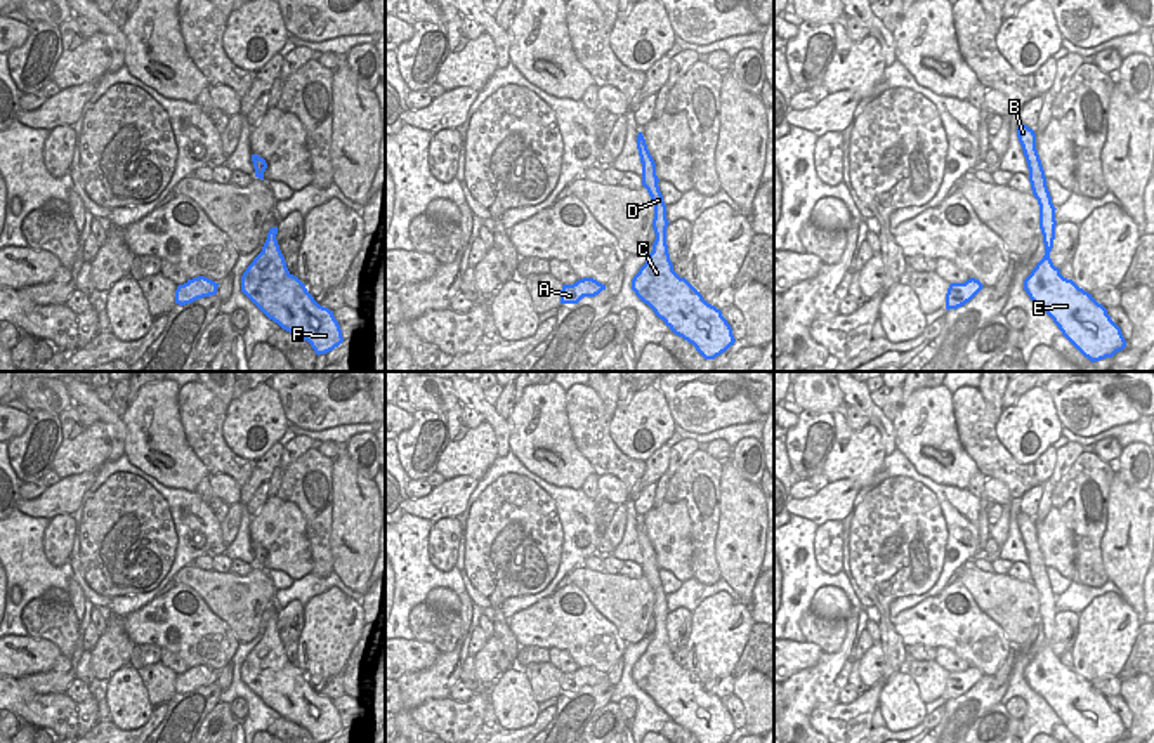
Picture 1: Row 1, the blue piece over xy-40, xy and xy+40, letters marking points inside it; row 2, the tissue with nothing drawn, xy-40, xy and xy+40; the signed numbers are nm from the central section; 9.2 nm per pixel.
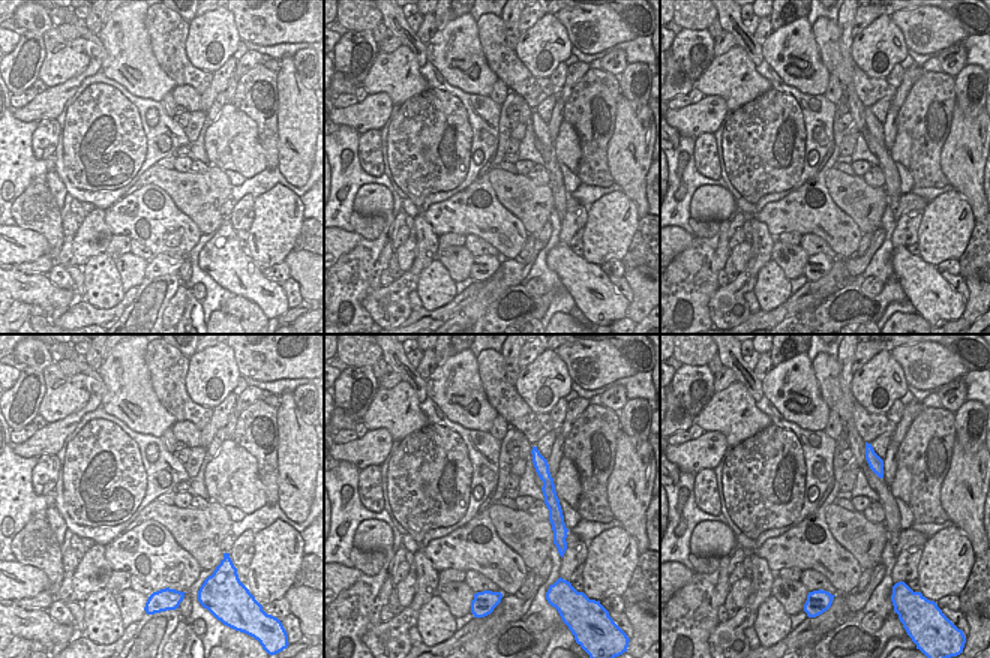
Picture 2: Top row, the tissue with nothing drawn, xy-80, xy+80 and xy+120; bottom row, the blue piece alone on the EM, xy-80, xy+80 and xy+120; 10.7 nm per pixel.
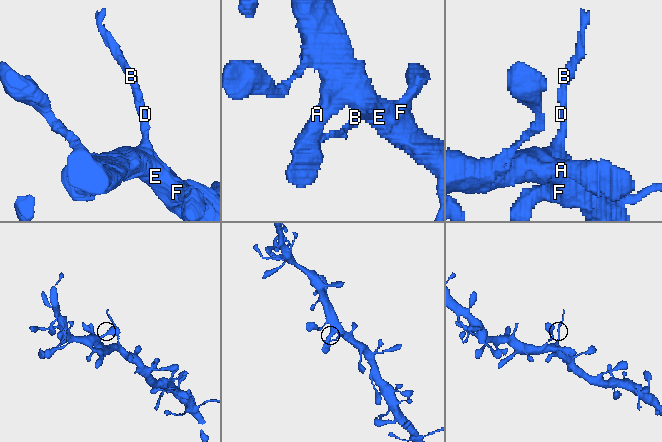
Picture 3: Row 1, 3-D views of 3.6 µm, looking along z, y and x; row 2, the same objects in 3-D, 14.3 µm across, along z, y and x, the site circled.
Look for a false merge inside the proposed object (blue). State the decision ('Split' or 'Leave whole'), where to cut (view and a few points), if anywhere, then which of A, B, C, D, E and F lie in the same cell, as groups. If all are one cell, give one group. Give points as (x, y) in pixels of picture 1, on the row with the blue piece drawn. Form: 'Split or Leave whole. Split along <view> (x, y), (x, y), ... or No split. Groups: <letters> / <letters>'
Split. Split along xy+40 (1040, 226), (1047, 226), (1054, 235). Groups: A C E F / B D.

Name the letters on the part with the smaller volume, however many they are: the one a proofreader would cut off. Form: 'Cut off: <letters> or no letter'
Cut off: B, D

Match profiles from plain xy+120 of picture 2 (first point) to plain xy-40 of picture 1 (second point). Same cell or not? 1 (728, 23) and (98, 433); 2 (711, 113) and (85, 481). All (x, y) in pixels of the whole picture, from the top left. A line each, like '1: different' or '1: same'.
1: different
2: same

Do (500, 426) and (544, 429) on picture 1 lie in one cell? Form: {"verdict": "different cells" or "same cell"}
{"verdict": "different cells"}

